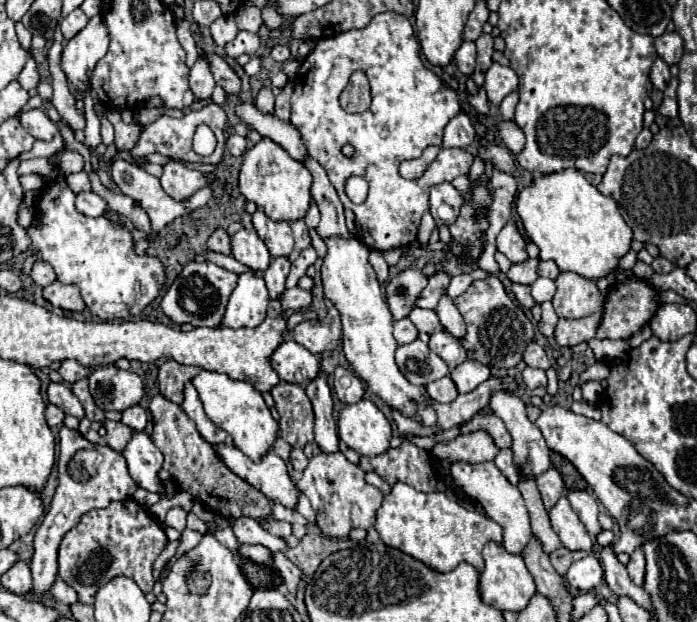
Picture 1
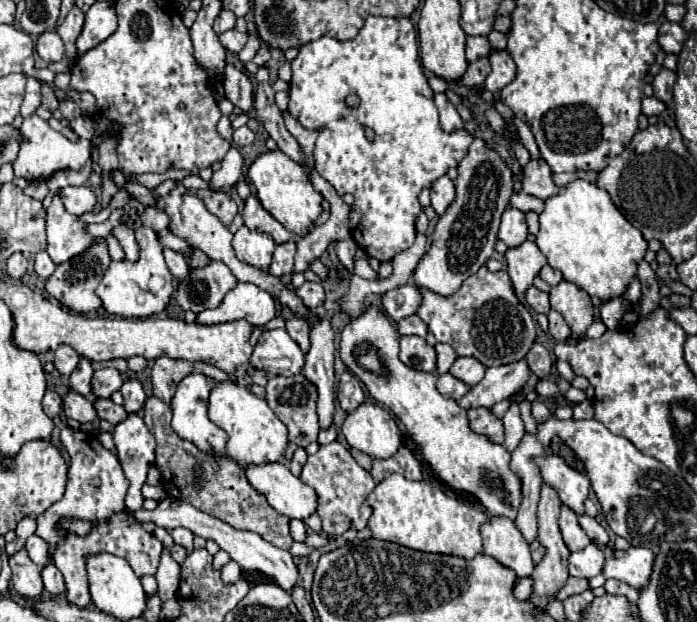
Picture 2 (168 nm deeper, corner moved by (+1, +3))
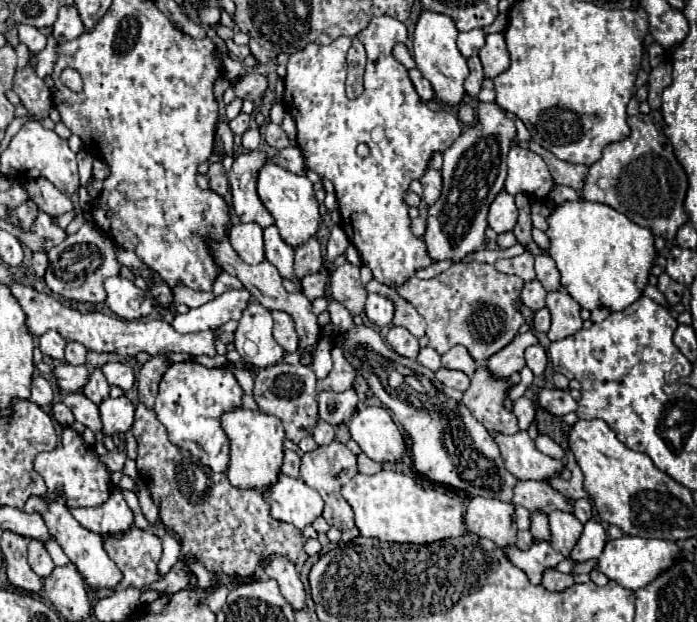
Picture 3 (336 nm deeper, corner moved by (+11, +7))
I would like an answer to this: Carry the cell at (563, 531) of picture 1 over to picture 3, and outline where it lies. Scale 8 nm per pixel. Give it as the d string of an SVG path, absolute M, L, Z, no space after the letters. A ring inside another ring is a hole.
M555 510L547 518L551 530L549 544L561 554L569 554L569 550L573 550L573 546L581 536L583 524L571 512L563 512L563 510Z

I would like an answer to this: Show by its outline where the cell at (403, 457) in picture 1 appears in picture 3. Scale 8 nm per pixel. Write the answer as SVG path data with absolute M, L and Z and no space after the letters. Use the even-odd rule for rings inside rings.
M363 452L357 456L357 466L359 466L359 472L361 472L361 474L375 474L375 472L379 472L379 470L383 468L383 464L373 462L373 460L367 458Z

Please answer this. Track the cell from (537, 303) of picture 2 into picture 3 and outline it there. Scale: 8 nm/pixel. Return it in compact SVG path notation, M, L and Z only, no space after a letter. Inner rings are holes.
M531 280L531 282L525 282L523 286L523 292L521 292L521 300L527 308L531 308L533 312L545 308L545 288L537 282L537 280Z

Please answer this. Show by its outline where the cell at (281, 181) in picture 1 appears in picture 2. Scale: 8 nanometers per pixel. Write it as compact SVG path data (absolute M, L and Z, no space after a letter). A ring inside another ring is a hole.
M267 150L263 152L249 168L247 178L251 186L257 192L259 202L263 208L273 214L277 222L287 226L287 230L295 232L297 236L303 236L315 222L315 218L321 214L321 194L313 190L309 176L303 172L303 168L287 158L281 150Z

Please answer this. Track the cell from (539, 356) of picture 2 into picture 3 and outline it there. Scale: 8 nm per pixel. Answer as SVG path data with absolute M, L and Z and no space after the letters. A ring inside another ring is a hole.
M539 344L529 346L525 350L525 360L527 360L527 366L533 370L533 374L539 376L539 374L543 374L543 370L547 366L547 352Z

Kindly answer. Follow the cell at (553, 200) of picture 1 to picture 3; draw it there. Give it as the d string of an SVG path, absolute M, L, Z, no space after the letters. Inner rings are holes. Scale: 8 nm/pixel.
M585 200L557 206L547 222L547 236L551 238L549 254L561 272L563 288L581 308L611 308L611 312L621 312L643 296L657 258L655 236L651 236L649 228L637 226L611 206Z

